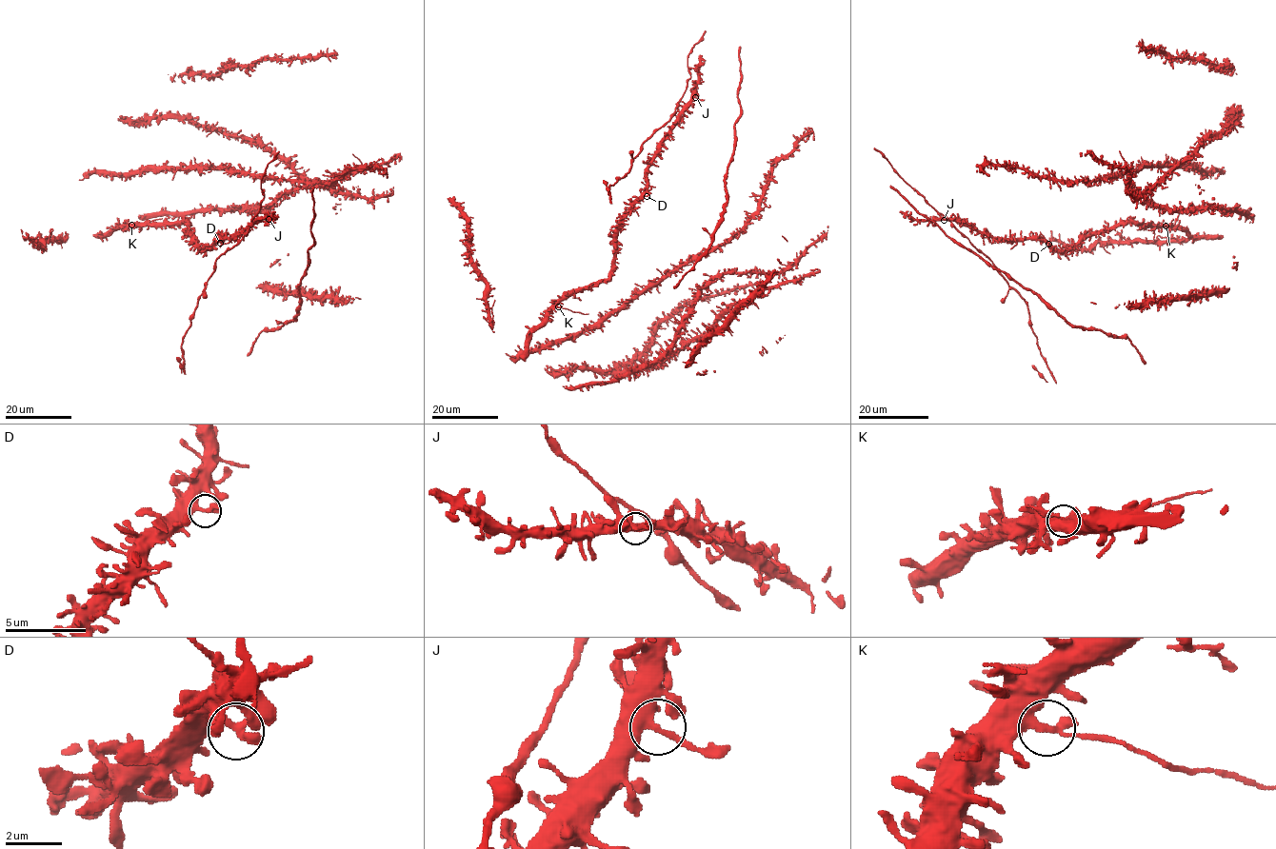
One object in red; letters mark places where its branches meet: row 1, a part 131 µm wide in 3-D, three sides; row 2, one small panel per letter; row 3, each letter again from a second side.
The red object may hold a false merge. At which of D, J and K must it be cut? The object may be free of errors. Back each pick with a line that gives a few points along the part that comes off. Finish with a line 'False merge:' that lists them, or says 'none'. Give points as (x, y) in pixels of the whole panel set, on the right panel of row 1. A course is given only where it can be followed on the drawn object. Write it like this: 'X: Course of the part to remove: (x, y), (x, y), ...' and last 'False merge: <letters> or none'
False merge: K

